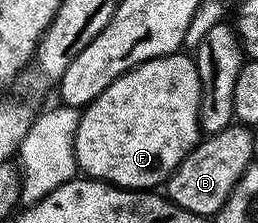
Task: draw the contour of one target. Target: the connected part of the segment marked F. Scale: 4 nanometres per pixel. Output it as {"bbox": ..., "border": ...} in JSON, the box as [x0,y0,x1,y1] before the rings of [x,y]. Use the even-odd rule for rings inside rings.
{"bbox":[74,53,201,191],"border":[[[189,53],[165,54],[129,70],[81,111],[82,119],[74,145],[79,171],[85,177],[97,178],[125,190],[153,191],[161,187],[200,141],[198,116],[201,99],[200,76]]]}

